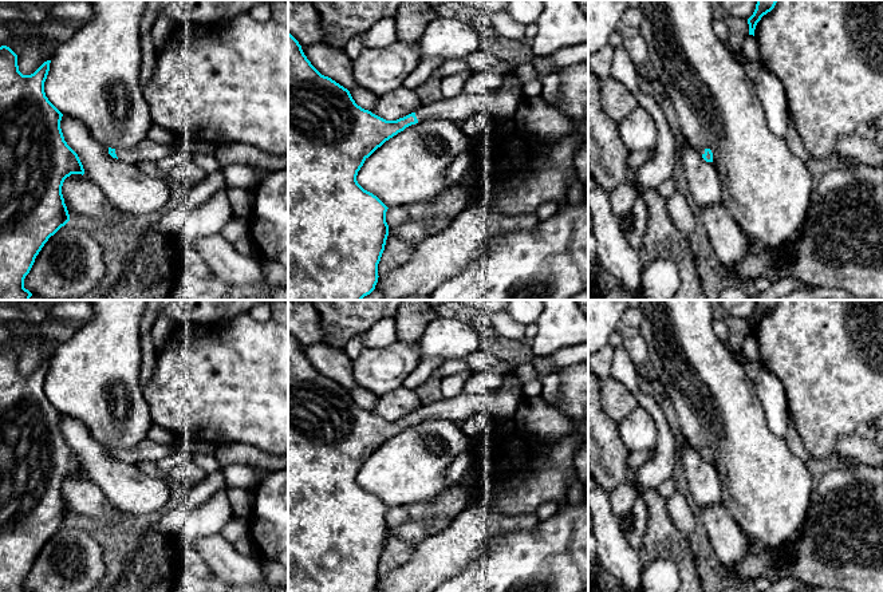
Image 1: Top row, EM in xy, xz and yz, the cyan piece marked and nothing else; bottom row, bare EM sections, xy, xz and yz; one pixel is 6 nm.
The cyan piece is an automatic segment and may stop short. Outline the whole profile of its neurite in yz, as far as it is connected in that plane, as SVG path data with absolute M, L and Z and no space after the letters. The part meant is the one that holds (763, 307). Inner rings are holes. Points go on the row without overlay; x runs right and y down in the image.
M757 300L756 309L753 315L748 319L749 335L754 336L757 323L761 320L764 315L766 315L774 308L776 303L777 300Z

